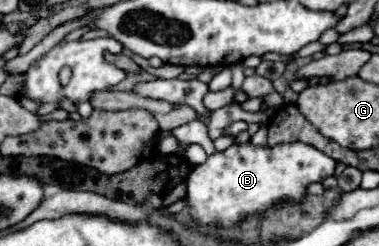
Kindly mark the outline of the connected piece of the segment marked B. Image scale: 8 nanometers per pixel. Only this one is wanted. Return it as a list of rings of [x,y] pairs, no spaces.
[[[250,142],[246,144],[232,144],[224,152],[210,154],[204,164],[198,164],[192,168],[192,172],[186,176],[186,196],[184,202],[190,208],[190,216],[204,224],[204,226],[234,226],[246,216],[258,214],[262,216],[266,210],[270,210],[274,204],[280,202],[302,202],[308,196],[308,186],[314,182],[322,182],[324,178],[334,174],[336,160],[320,152],[318,148],[304,144],[304,142],[290,142],[290,144],[278,144],[274,148],[270,146],[254,146]]]

